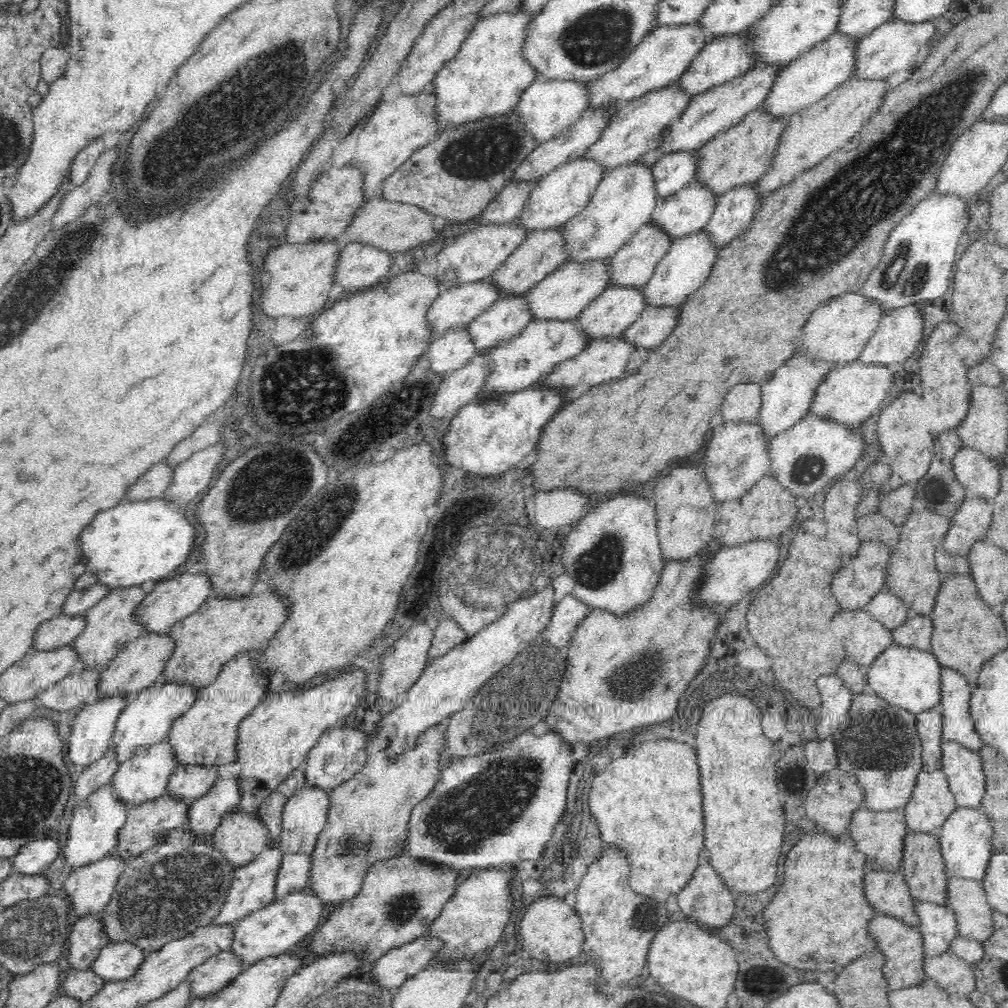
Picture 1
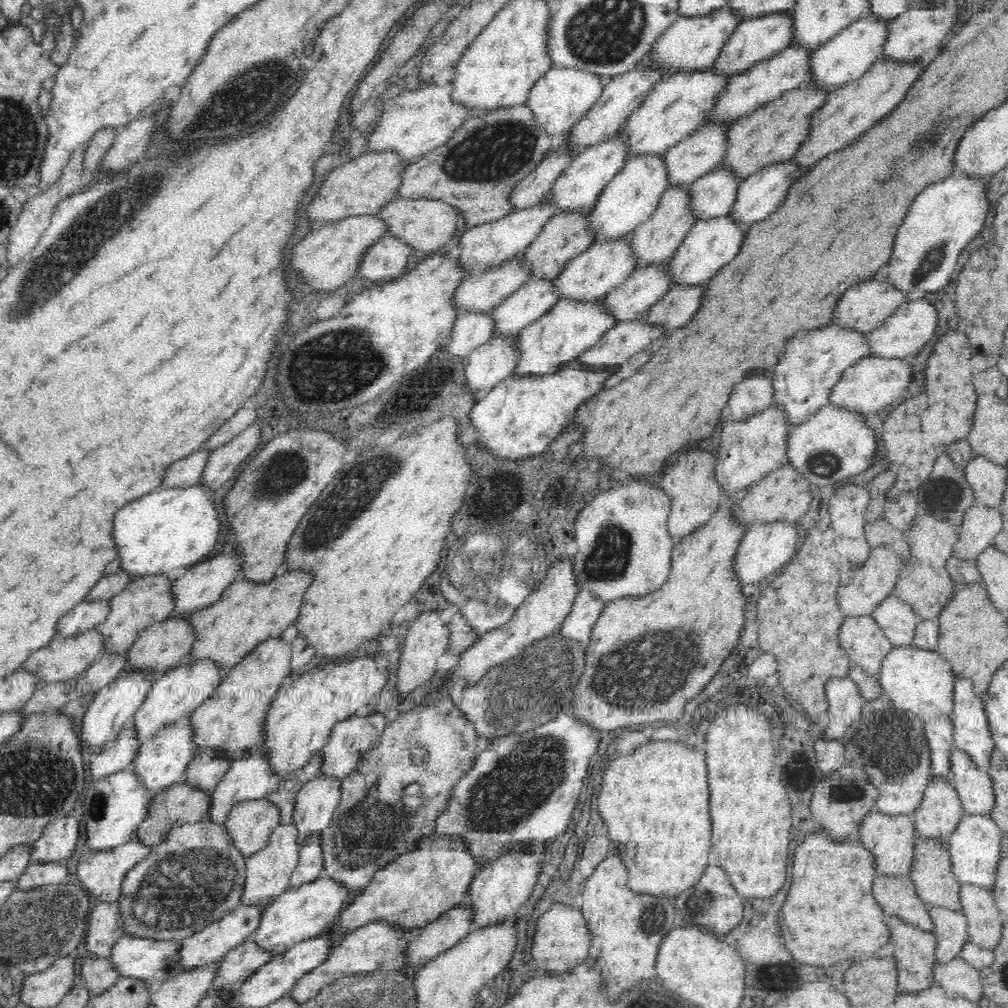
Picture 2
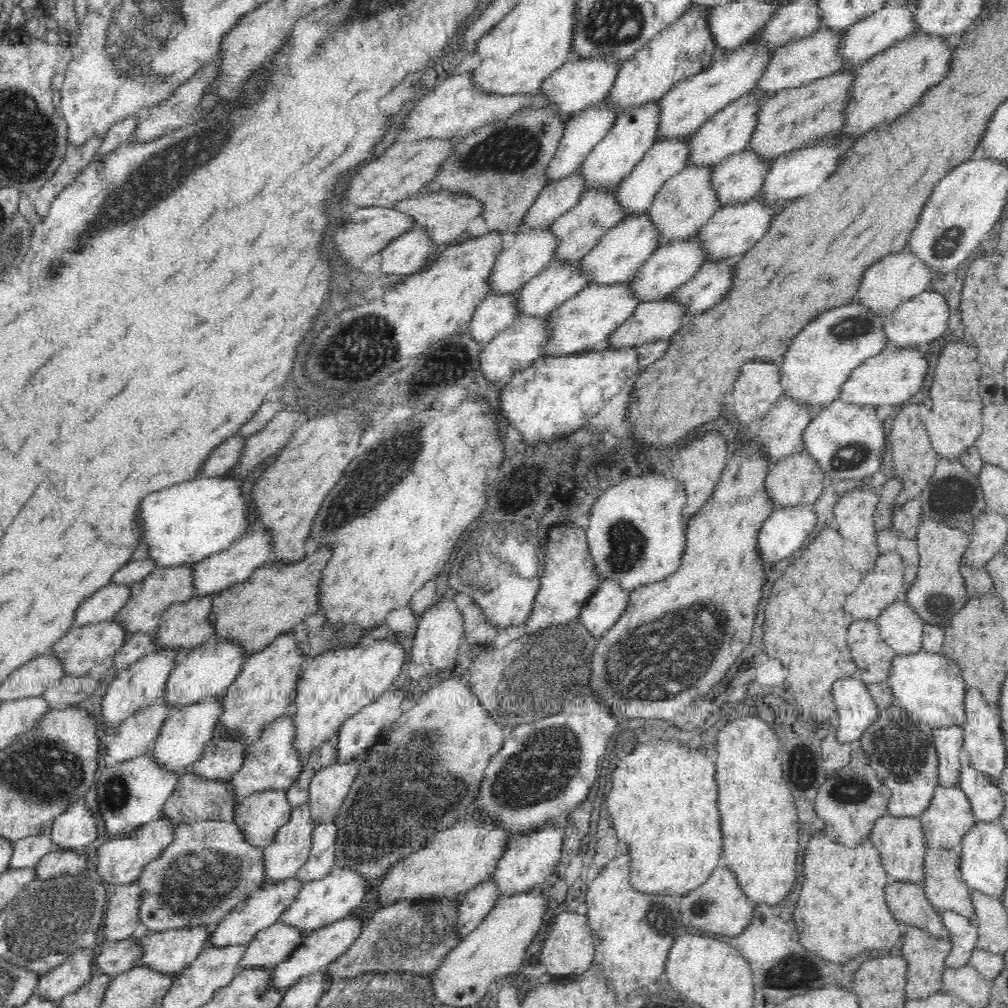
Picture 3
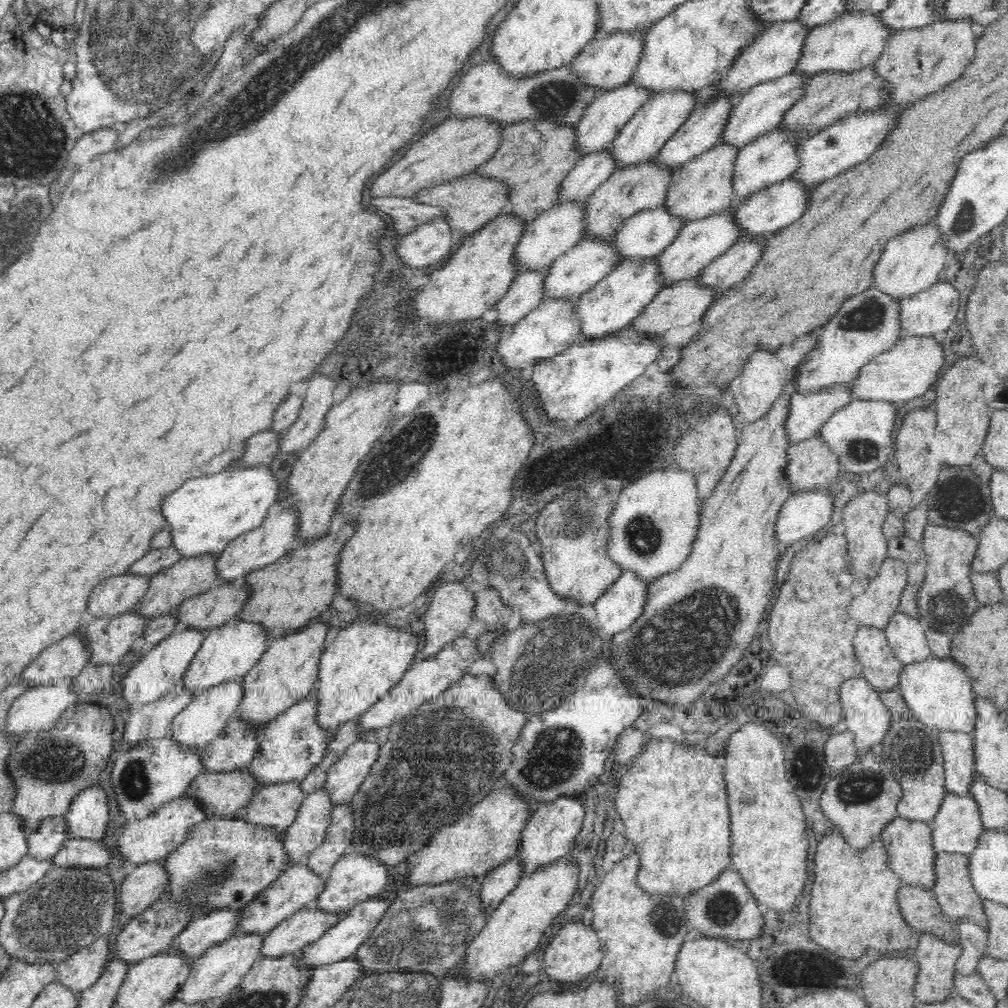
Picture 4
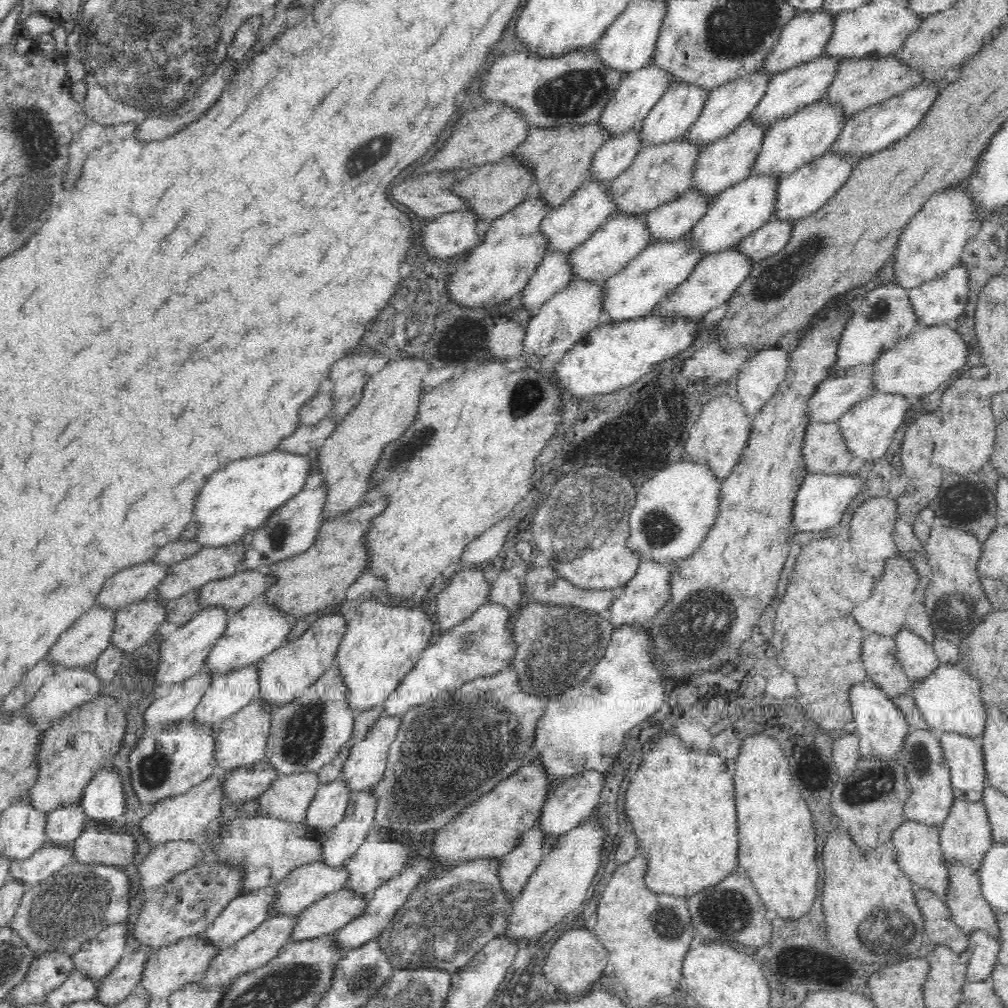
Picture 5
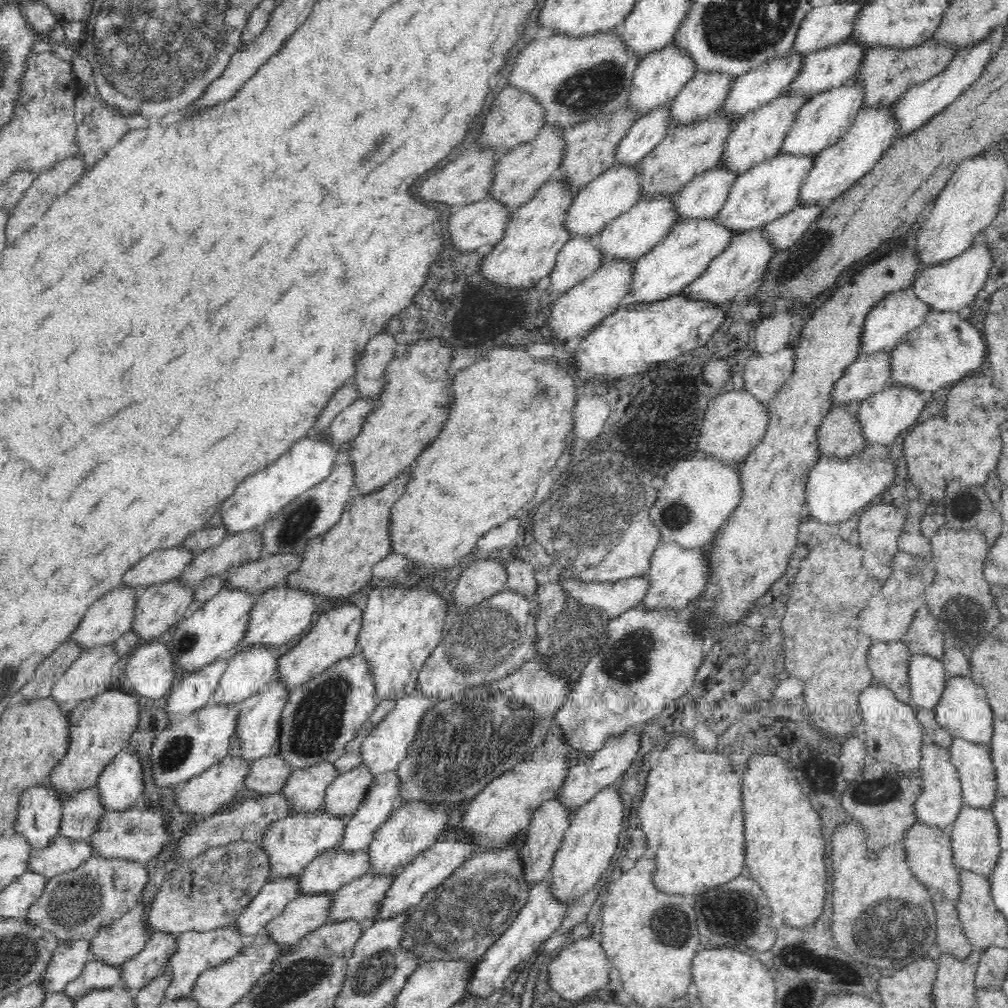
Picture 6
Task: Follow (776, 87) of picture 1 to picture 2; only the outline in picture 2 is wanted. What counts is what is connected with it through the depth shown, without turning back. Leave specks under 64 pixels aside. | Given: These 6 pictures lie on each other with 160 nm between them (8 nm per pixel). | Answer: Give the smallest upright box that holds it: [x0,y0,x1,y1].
[805,15,887,93]

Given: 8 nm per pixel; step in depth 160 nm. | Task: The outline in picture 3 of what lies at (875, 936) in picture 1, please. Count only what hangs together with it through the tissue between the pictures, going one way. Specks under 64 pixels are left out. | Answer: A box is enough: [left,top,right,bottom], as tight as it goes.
[900,924,951,998]

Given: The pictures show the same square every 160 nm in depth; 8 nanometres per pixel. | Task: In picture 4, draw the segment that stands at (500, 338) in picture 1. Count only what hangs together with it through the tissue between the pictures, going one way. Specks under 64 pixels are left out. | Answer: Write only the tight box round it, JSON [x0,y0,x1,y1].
[542,238,618,300]

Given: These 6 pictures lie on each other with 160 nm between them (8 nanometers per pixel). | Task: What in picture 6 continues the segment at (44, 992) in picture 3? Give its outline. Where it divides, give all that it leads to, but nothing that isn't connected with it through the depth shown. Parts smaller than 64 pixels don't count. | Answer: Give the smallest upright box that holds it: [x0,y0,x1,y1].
[89,902,151,968]

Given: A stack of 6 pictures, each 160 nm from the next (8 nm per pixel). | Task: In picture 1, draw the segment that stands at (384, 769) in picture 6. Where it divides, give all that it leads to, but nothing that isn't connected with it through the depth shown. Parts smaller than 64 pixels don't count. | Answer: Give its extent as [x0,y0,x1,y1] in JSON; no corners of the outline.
[278,788,329,856]

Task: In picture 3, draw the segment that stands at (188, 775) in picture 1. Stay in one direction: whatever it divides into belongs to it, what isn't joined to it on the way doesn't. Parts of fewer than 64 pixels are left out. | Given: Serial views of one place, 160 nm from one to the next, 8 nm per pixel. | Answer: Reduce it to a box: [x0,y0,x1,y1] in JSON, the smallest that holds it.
[191,736,246,782]

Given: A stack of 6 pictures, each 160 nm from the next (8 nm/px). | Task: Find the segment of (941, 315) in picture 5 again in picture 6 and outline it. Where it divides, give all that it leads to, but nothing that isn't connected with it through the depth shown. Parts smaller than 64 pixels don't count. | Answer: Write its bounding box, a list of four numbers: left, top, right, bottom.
[910,238,991,313]

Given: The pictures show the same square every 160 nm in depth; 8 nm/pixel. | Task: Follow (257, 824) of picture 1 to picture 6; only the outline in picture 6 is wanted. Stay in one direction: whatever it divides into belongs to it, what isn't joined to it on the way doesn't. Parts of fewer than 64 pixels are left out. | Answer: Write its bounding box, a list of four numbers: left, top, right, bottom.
[279,762,337,814]

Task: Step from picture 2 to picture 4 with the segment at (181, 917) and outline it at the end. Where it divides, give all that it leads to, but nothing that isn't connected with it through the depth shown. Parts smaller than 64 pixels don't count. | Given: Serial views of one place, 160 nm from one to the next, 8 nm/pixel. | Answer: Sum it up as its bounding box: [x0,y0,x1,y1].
[160,816,288,917]

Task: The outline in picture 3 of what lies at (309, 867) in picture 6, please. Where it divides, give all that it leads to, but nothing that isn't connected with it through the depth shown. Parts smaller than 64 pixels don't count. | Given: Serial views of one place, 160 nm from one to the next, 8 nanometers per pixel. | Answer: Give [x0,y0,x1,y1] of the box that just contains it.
[204,877,301,948]

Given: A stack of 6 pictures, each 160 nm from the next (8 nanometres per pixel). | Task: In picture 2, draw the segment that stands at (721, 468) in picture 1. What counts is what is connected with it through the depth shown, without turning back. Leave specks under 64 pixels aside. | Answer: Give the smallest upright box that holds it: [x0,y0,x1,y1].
[713,405,790,497]

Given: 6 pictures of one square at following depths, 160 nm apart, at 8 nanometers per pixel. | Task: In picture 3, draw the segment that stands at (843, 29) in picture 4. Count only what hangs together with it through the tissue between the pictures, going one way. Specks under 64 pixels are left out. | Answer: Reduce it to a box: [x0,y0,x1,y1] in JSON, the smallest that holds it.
[751,27,844,100]

